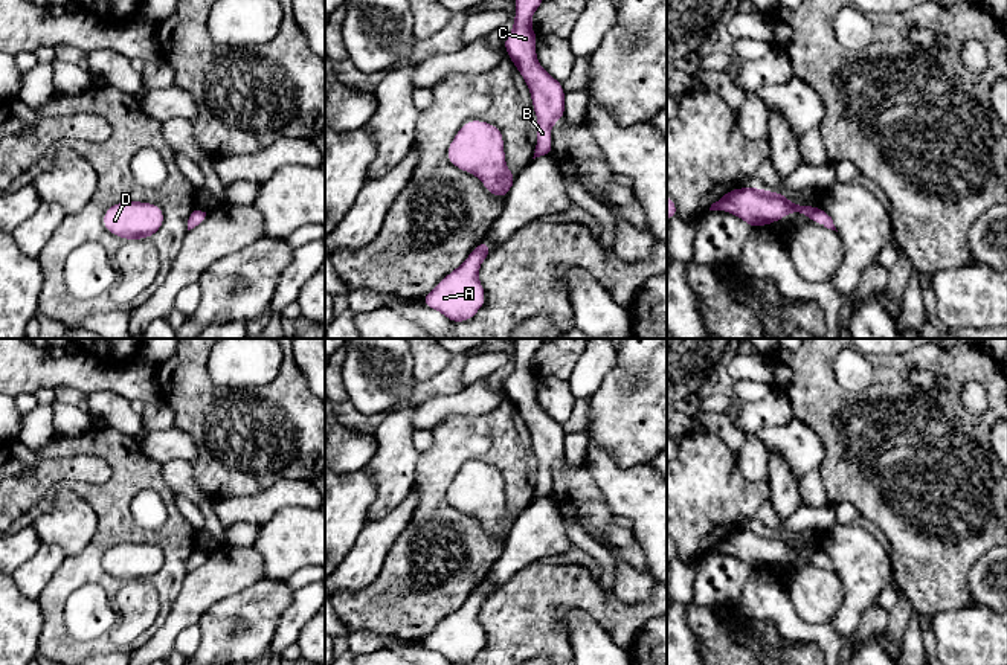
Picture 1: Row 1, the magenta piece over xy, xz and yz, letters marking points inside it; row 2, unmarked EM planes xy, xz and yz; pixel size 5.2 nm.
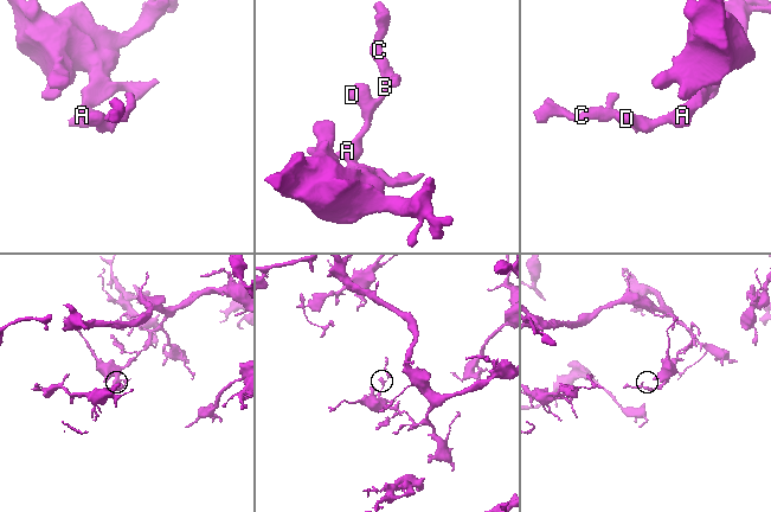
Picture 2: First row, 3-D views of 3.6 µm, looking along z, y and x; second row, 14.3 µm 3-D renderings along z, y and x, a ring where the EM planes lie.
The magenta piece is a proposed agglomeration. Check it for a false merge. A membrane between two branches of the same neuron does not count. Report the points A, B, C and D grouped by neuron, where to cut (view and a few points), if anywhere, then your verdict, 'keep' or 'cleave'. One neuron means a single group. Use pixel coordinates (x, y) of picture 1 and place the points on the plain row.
A B C D | no cut | keep

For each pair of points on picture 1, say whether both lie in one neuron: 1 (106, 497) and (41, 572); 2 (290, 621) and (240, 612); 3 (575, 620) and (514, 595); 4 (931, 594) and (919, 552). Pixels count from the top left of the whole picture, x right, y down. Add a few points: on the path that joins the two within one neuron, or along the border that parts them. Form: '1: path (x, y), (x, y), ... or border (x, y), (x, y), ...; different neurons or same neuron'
1: border (66, 557), (58, 572), (45, 587); different neurons
2: border (295, 591), (293, 600), (283, 613), (269, 648); different neurons
3: border (579, 609), (572, 609), (566, 615), (571, 648); different neurons
4: path (931, 583), (929, 563); same neuron

